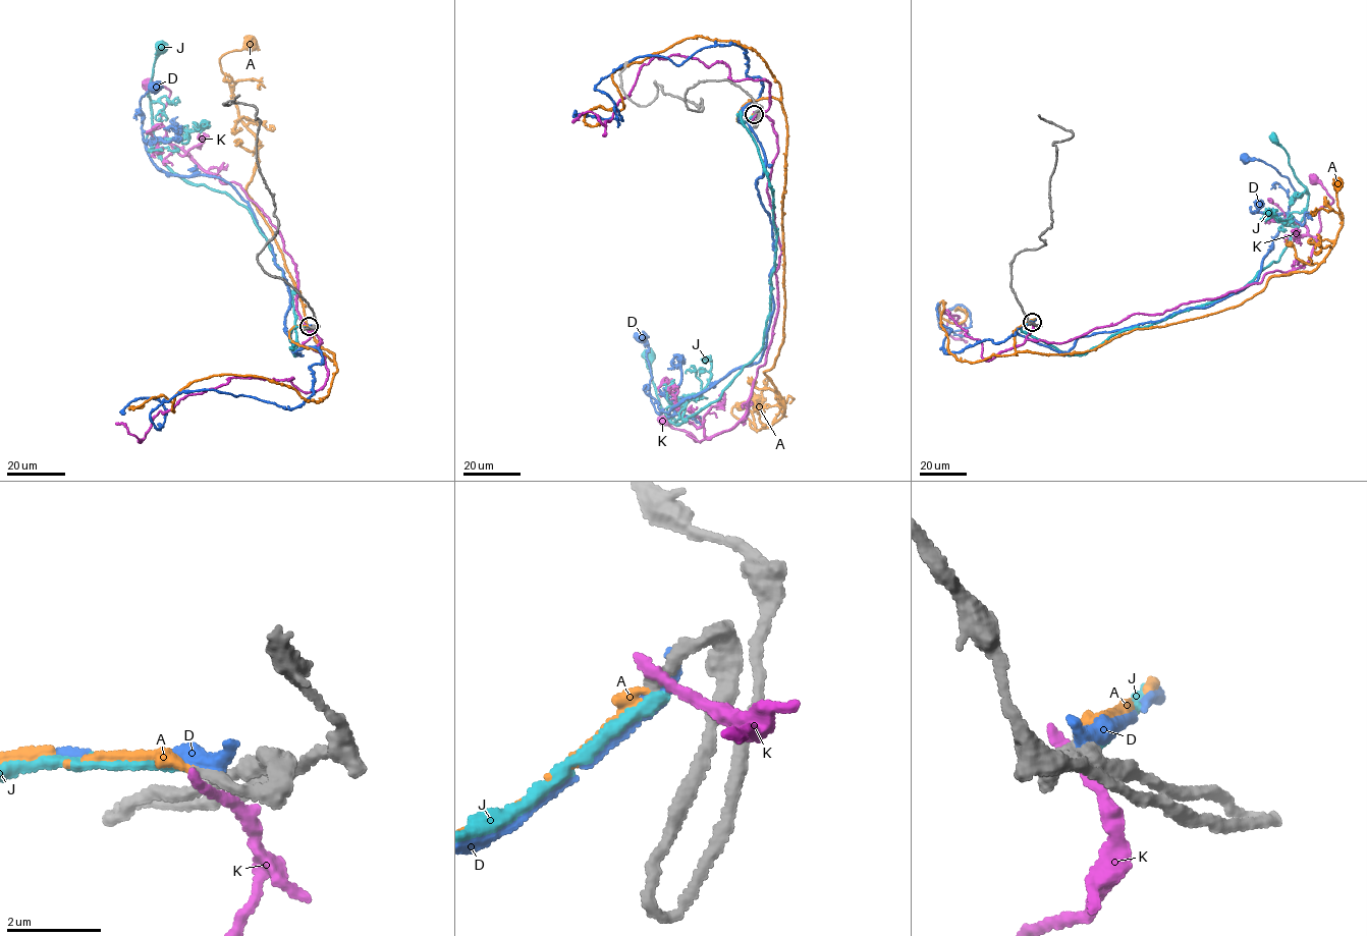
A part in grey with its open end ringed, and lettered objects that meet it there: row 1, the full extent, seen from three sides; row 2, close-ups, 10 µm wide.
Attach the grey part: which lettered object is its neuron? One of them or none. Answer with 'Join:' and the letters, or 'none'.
Join: A

